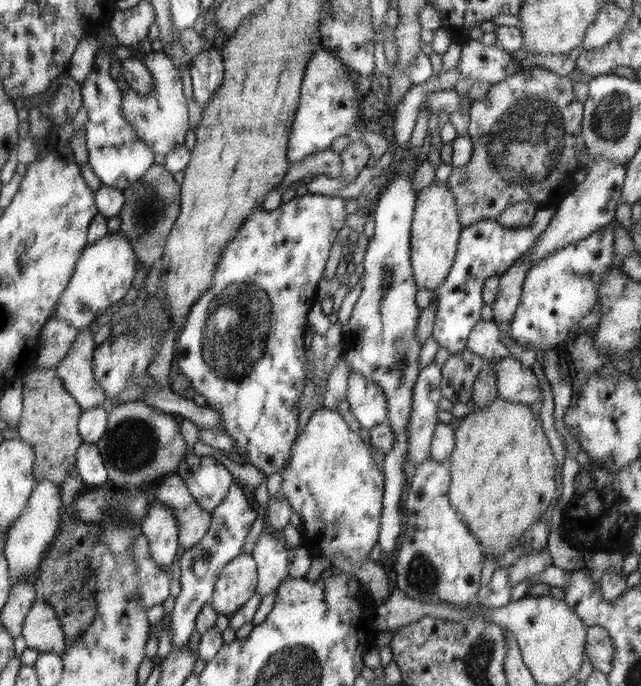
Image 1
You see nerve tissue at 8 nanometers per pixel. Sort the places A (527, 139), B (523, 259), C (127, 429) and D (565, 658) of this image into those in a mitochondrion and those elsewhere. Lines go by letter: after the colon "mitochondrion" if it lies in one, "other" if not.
A: mitochondrion
B: other
C: mitochondrion
D: other

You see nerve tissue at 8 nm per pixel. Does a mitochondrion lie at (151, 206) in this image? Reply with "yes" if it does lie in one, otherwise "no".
yes

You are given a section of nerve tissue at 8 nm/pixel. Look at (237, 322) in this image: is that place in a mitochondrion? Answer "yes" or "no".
yes

